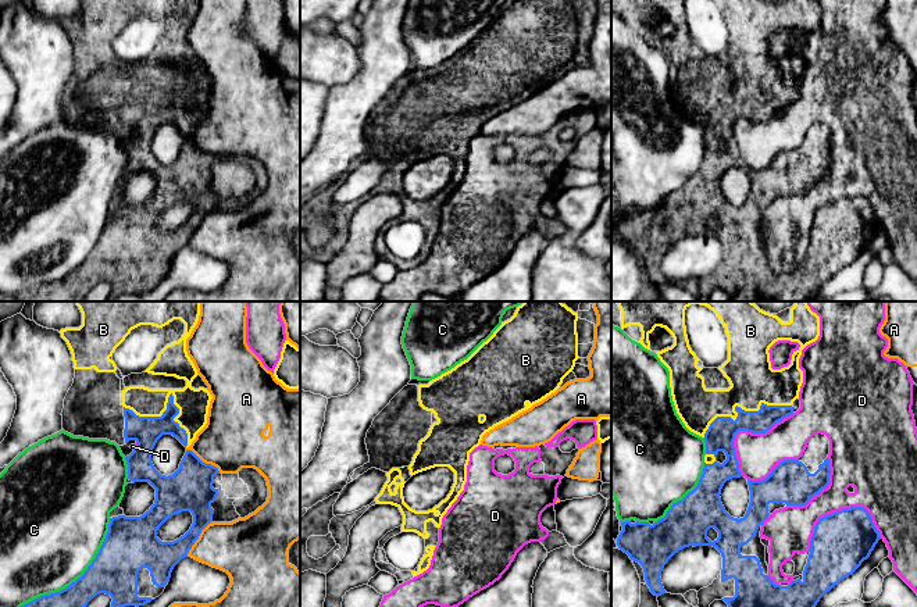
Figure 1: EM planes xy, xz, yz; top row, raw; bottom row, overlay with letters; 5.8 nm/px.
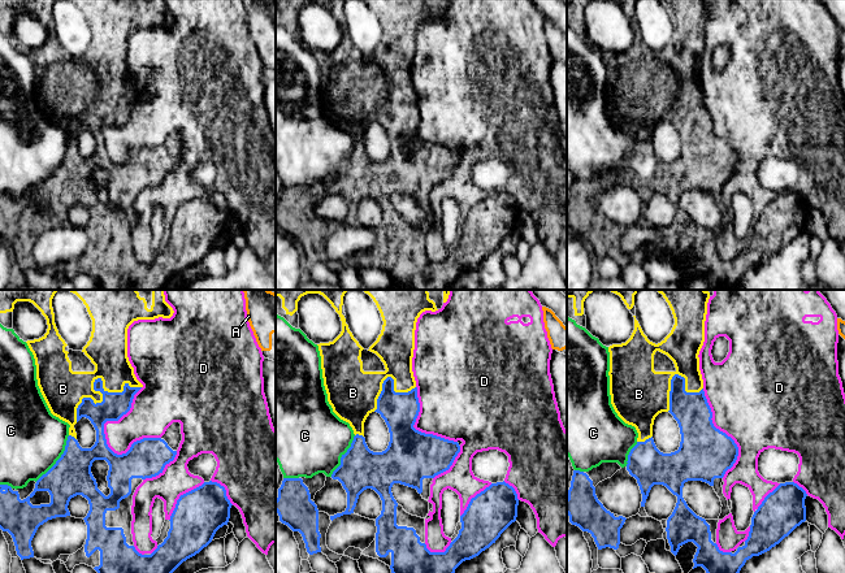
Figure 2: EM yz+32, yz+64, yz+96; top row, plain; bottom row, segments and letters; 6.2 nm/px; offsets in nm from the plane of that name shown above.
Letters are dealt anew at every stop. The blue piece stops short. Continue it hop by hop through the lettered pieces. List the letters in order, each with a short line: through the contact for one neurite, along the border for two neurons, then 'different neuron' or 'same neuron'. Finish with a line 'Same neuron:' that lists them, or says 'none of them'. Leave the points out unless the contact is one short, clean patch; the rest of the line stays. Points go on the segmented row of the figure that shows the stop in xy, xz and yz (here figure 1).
A: different neuron
B: same neuron
C: different neuron
D: different neuron
Same neuron: B

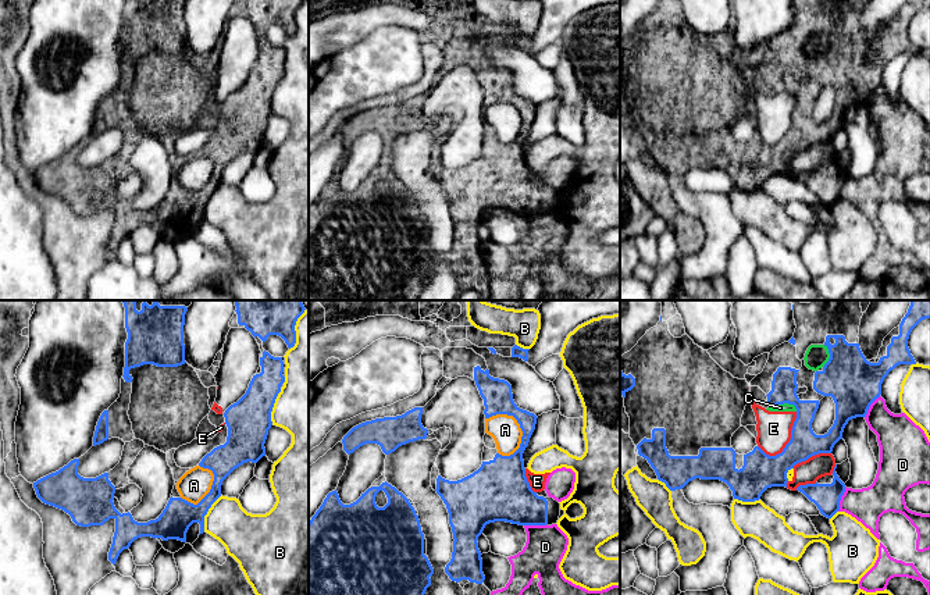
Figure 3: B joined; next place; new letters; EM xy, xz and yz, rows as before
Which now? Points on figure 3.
A: xz (485, 417), (506, 414), (516, 420), (521, 442), (512, 455) | different neuron
B: different neuron
C: different neuron
D: different neuron
E: different neuron
Same neuron: none of them

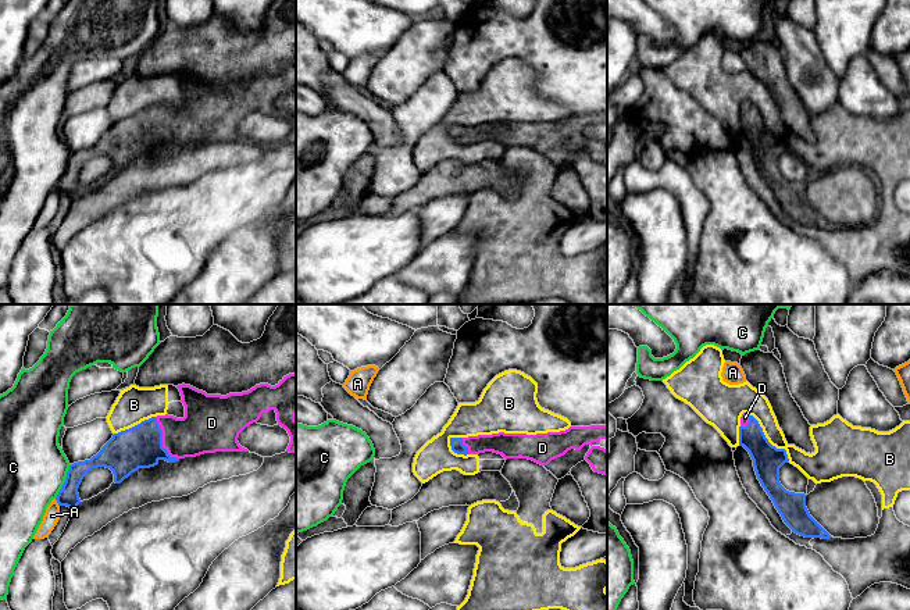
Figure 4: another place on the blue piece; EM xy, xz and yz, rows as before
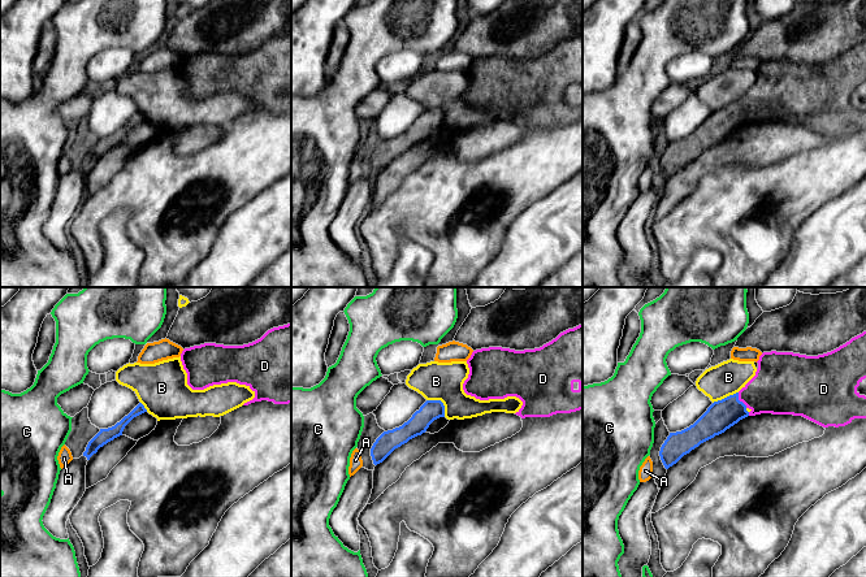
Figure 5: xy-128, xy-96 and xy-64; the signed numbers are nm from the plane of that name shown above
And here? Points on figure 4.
A: different neuron
B: different neuron
C: different neuron
D: xy (141, 446), (150, 441), (161, 441), (191, 437), (203, 430) | same neuron
Same neuron: D

